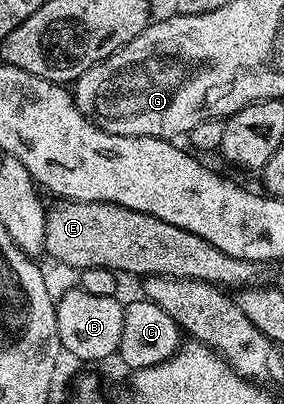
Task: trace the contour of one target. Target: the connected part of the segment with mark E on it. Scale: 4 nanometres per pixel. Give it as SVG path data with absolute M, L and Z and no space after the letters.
M61 200L46 211L47 238L45 252L53 255L61 264L80 270L83 268L112 268L118 274L130 272L133 276L170 276L176 280L202 280L215 284L222 290L252 289L258 282L258 265L249 260L231 258L231 254L223 254L223 250L215 250L211 242L203 242L199 234L191 234L191 230L179 230L179 226L171 226L171 222L163 222L159 218L151 218L151 214L143 214L139 210L127 210L127 206L119 206L111 202L79 202L78 200Z

